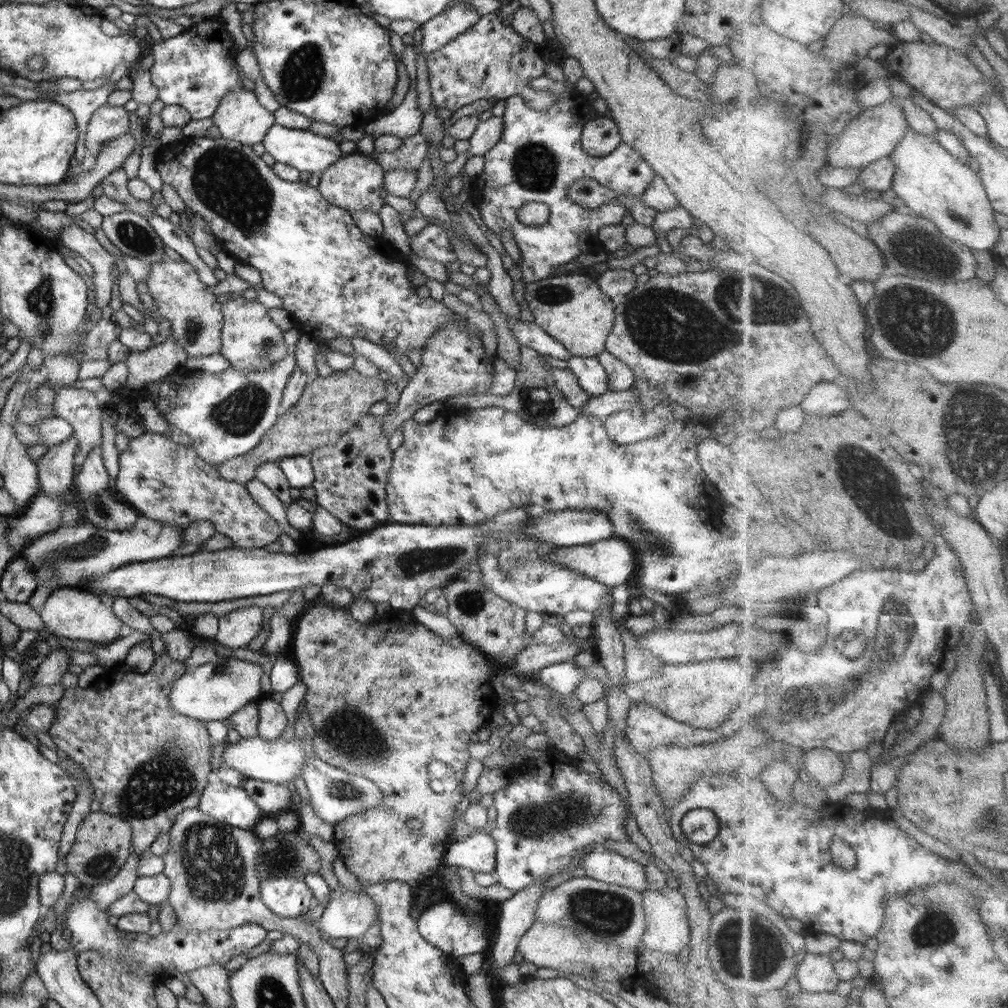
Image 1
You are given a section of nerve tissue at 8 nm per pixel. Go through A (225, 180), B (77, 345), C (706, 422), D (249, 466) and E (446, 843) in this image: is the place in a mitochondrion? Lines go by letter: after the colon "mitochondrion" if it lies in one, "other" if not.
A: mitochondrion
B: mitochondrion
C: other
D: other
E: other

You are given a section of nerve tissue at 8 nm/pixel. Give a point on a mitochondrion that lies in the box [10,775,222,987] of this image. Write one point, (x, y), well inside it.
(100, 865)

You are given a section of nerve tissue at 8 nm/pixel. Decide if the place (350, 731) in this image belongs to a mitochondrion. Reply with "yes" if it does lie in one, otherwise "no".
yes

